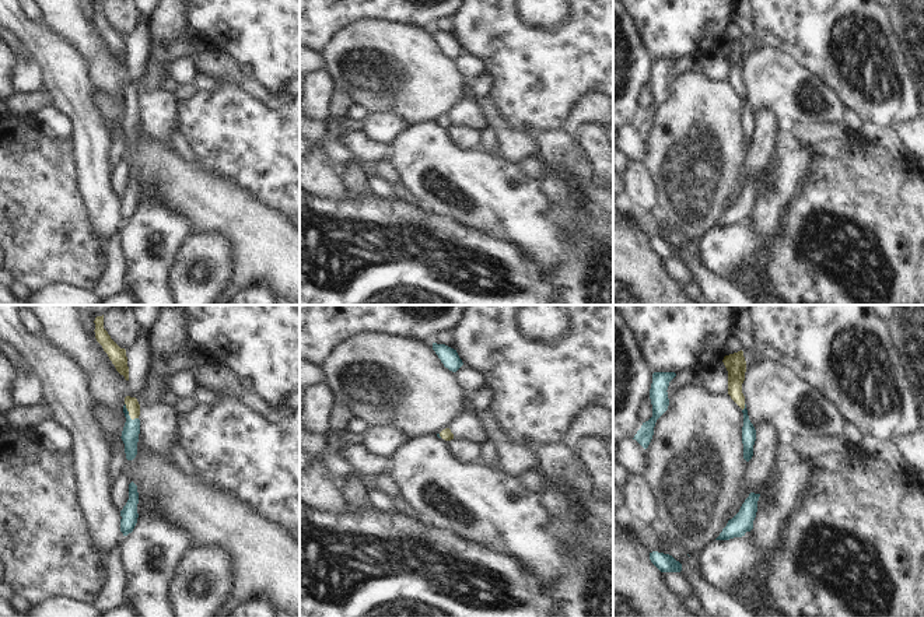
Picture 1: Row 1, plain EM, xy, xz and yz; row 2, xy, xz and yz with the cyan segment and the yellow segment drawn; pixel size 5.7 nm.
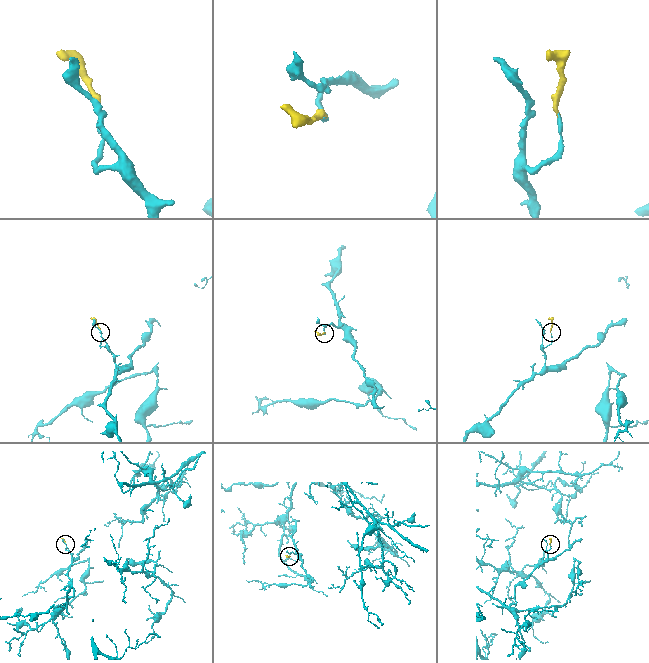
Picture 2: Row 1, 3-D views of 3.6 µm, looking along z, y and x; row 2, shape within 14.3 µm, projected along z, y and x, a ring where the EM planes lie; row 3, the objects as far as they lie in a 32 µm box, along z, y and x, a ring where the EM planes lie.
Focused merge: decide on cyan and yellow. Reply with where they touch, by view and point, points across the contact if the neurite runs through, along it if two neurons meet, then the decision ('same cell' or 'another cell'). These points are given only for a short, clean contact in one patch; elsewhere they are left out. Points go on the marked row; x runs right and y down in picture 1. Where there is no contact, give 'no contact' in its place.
xy (128, 414) | across xy (130, 431), (128, 414), (132, 405) | same cell

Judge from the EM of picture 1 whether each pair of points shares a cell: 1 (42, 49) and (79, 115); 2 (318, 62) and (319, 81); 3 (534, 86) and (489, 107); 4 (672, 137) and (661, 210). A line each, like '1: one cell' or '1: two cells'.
1: one cell
2: two cells
3: two cells
4: one cell

